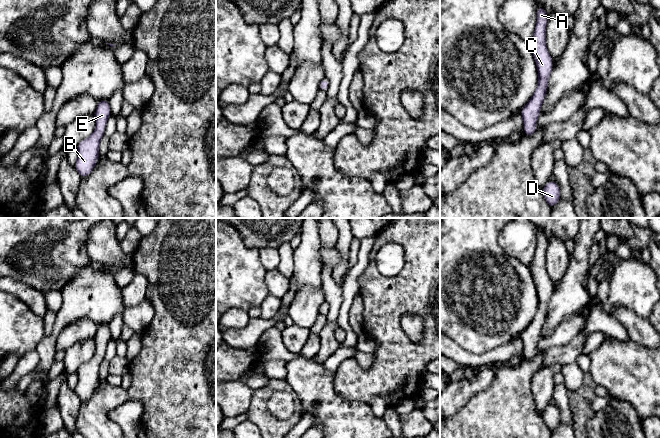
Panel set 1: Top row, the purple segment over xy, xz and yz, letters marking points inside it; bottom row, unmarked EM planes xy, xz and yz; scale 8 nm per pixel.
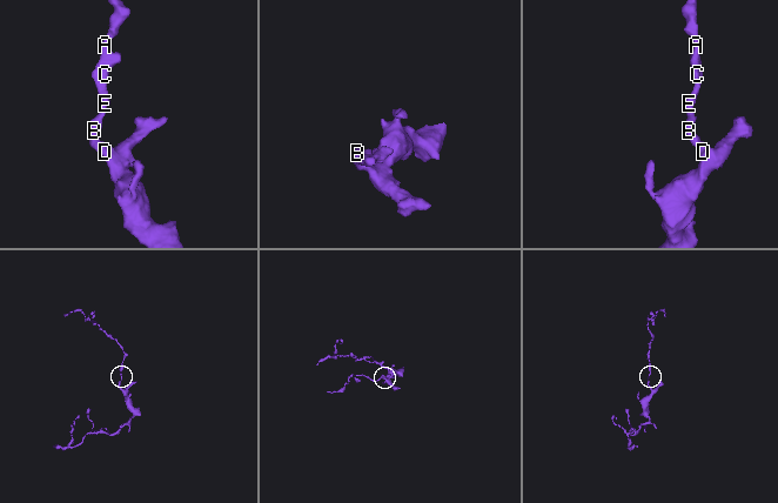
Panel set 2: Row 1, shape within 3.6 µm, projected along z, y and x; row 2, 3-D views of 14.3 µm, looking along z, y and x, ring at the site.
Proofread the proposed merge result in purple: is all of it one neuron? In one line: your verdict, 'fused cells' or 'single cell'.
single cell

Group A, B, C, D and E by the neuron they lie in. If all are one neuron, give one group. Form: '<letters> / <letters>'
A B C D E

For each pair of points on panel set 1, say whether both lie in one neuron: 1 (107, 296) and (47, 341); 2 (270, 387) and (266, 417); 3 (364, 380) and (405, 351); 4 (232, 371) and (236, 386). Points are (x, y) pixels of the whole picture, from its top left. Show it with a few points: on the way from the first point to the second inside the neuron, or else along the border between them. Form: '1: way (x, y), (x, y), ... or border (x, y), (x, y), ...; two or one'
1: way (91, 299), (84, 300), (59, 325); one
2: way (263, 394), (262, 410); one
3: way (374, 380), (395, 361); one
4: border (238, 379), (226, 382); two

